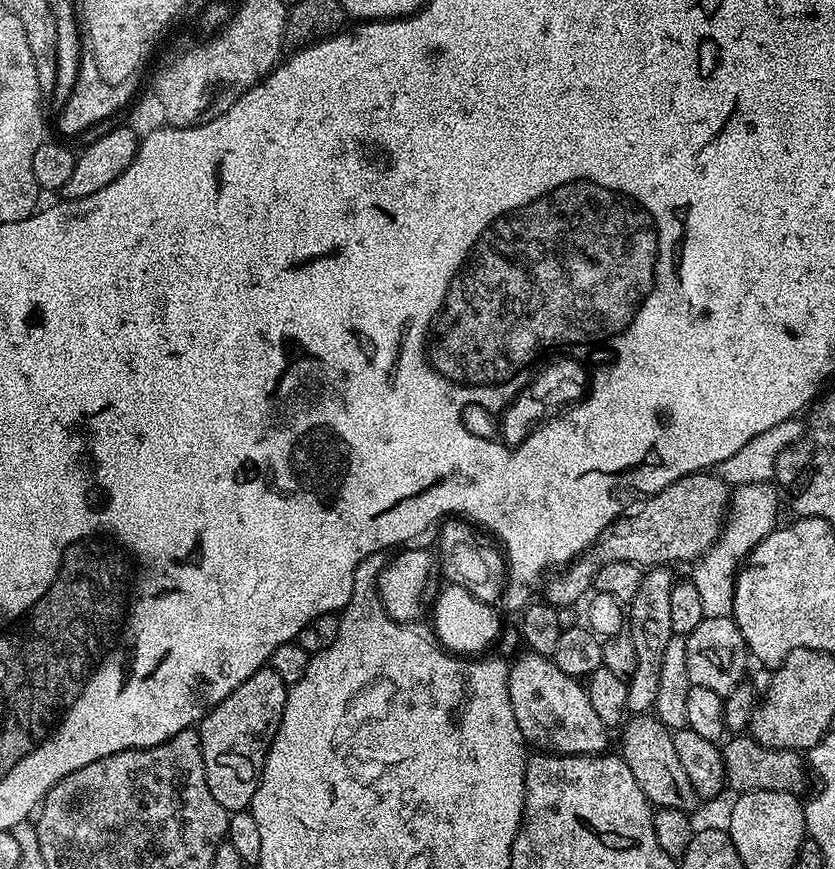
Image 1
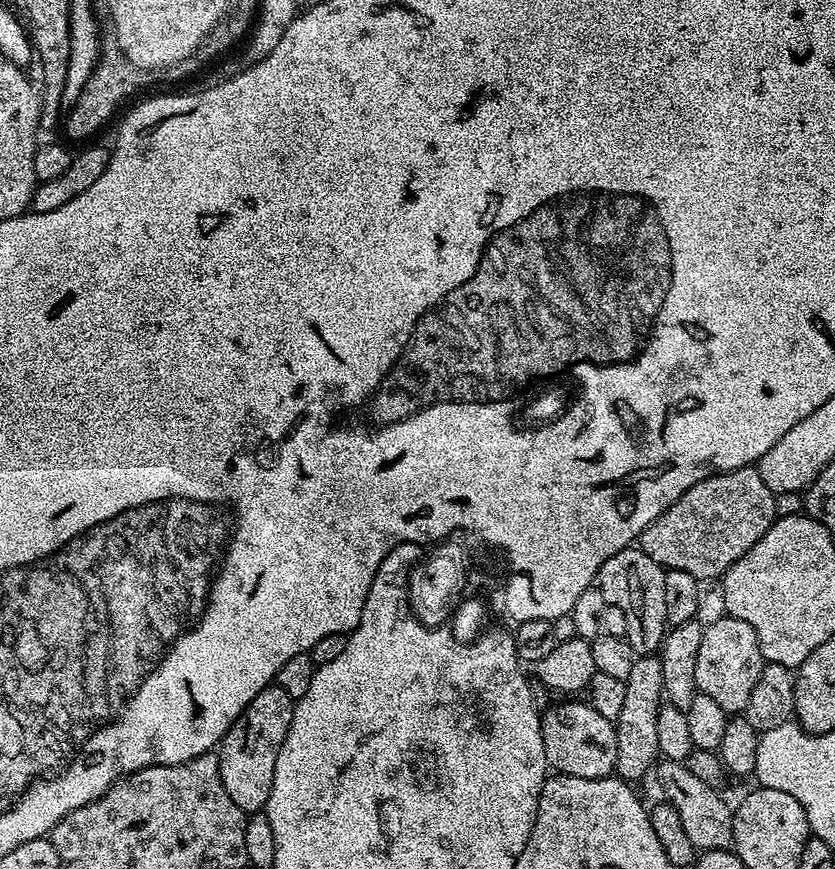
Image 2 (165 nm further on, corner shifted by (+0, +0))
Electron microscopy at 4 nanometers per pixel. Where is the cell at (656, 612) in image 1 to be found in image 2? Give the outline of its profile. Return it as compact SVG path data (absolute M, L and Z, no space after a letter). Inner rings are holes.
M659 655L637 656L634 667L630 670L630 678L624 681L624 685L626 699L622 706L622 714L618 714L618 718L614 721L618 742L615 775L621 780L637 782L636 780L642 779L648 771L648 775L653 771L660 756L658 714L665 694Z

